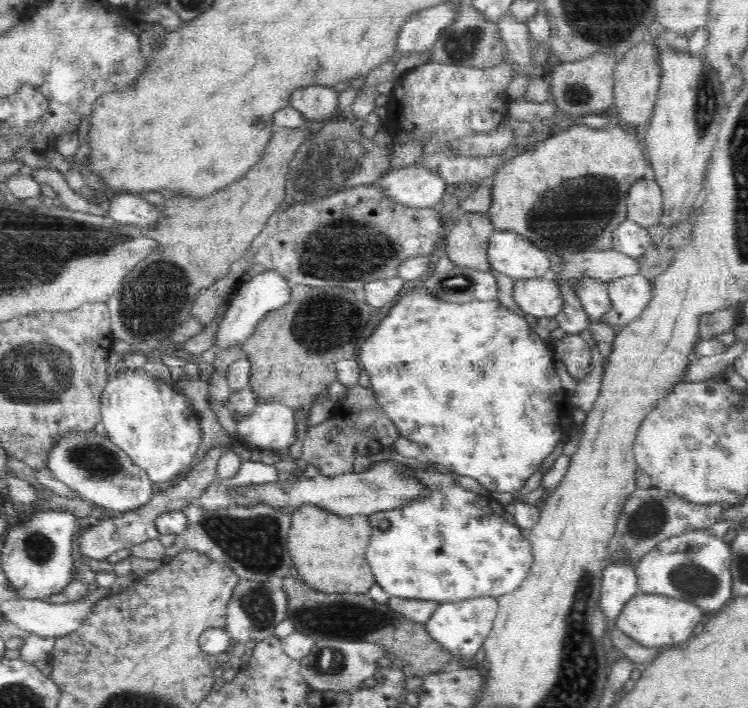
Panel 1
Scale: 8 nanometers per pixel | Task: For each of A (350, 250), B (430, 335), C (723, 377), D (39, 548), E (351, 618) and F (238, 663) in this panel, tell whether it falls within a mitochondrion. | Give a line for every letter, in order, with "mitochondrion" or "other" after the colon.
A: mitochondrion
B: mitochondrion
C: other
D: mitochondrion
E: mitochondrion
F: other

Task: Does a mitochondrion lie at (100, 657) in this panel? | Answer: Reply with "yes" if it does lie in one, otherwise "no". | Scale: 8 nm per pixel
no

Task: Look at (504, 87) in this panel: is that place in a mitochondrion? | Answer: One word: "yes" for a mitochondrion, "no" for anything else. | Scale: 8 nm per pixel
no

